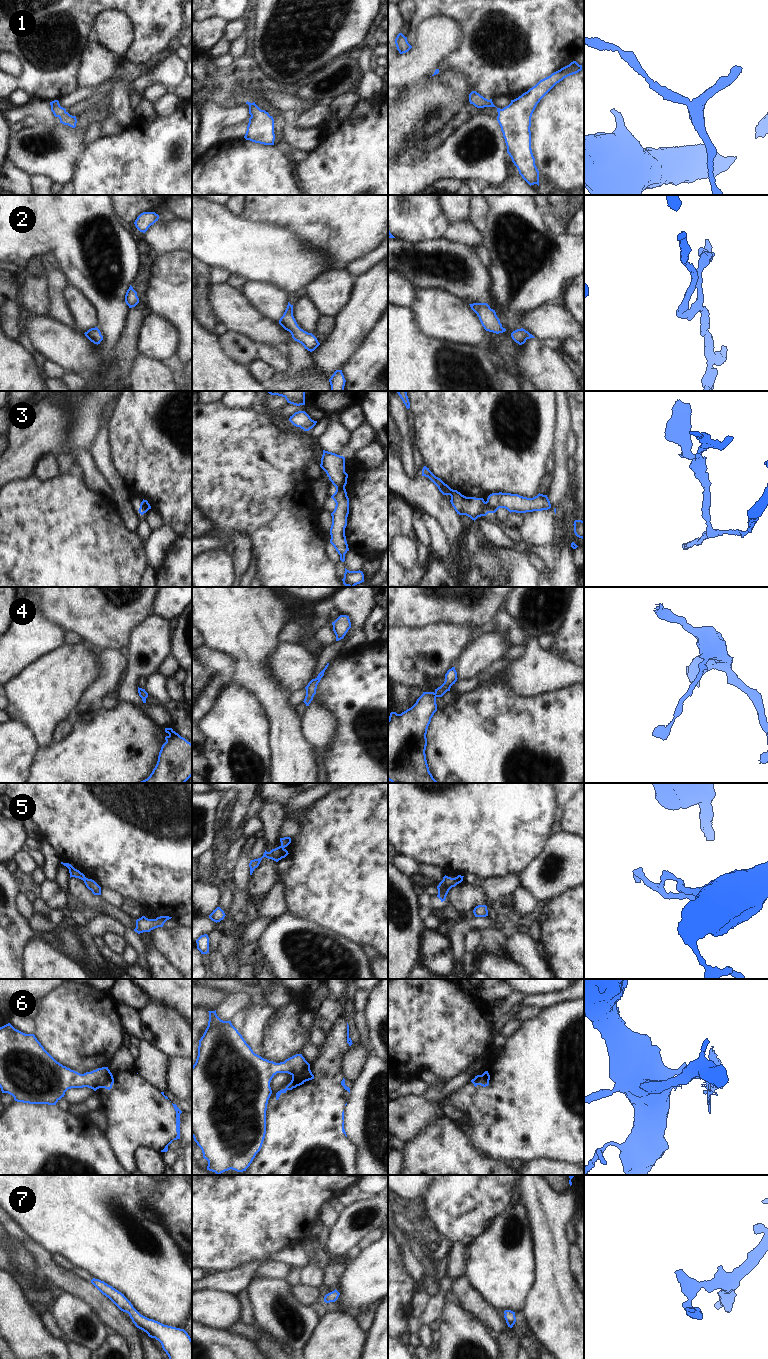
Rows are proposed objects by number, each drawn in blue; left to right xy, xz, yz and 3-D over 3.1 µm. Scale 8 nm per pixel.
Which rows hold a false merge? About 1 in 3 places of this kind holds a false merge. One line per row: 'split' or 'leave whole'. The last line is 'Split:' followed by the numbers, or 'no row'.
1: leave whole
2: leave whole
3: split
4: leave whole
5: split
6: split
7: leave whole
Split: 3, 5, 6

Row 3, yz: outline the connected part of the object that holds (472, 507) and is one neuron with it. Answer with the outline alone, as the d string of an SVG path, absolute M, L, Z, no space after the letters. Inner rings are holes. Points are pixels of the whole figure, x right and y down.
M426 466L422 469L422 476L428 477L443 495L451 496L451 504L459 515L466 515L472 520L486 516L488 509L483 498L466 497L457 490L451 489L440 478L436 477Z

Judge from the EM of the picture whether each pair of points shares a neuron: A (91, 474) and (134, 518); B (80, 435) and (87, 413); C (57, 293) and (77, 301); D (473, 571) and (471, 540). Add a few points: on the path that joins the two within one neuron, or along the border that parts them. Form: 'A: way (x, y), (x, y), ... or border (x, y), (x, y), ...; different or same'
A: border (101, 474), (112, 490), (110, 497); different
B: way (83, 430), (87, 418); same
C: border (67, 283), (63, 290), (63, 297), (72, 317); different
D: way (472, 563), (472, 548); same

